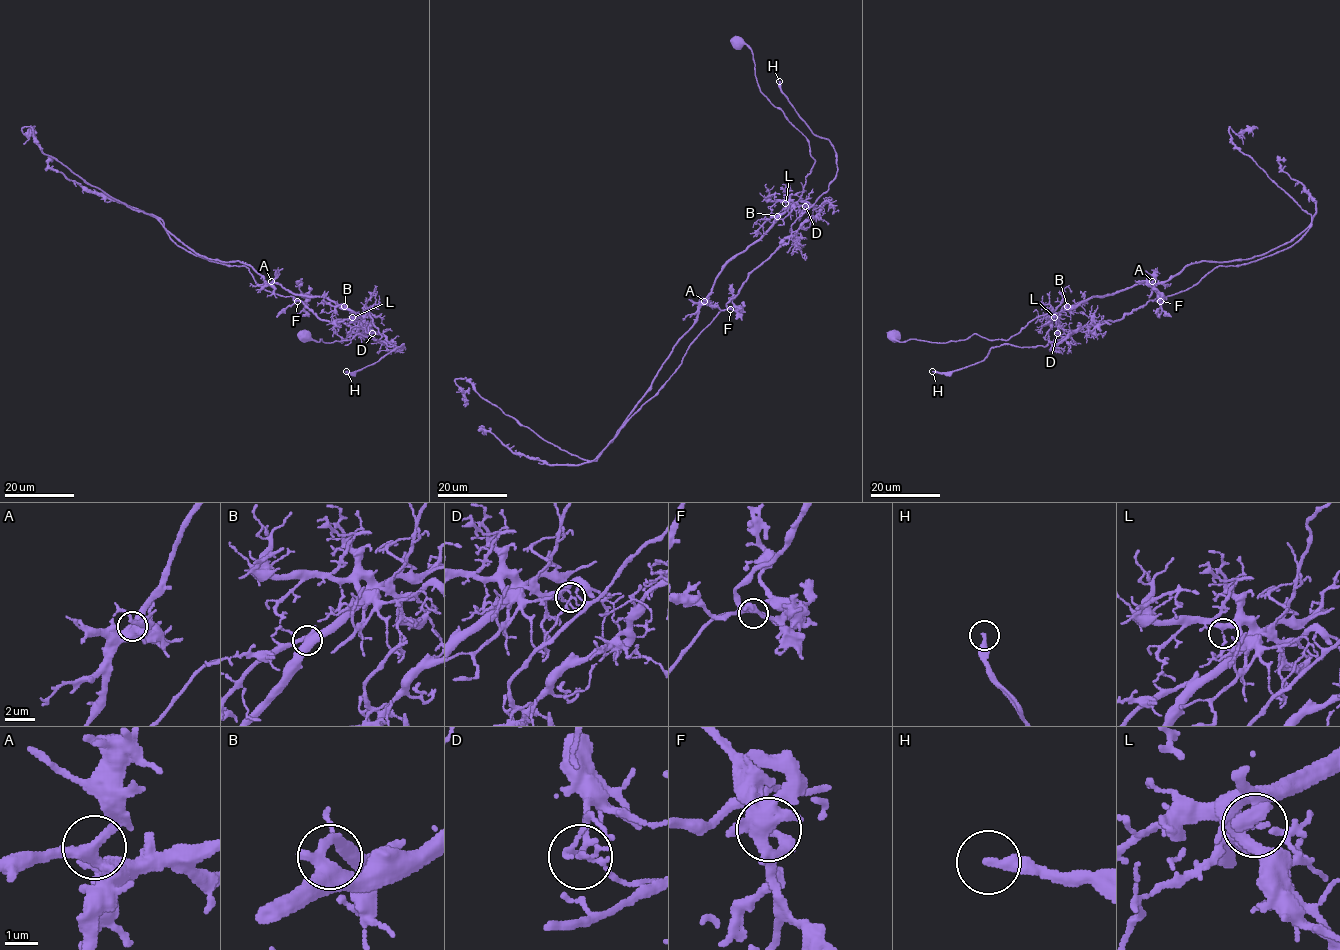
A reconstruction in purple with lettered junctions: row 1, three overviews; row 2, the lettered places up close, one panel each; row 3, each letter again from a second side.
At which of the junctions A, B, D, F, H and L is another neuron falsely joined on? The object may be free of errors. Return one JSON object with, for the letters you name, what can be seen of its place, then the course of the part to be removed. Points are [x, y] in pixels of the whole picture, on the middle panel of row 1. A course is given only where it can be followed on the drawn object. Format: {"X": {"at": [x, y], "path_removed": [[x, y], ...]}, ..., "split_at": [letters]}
{"D": {"at": [805, 206], "path_removed": [[805, 206], [791, 235], [749, 275], [596, 460], [561, 450], [456, 378], [464, 406]]}, "split_at": ["D"]}

